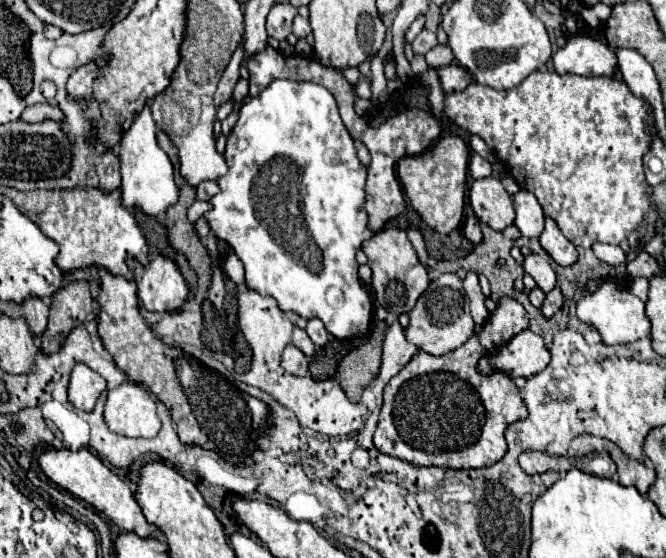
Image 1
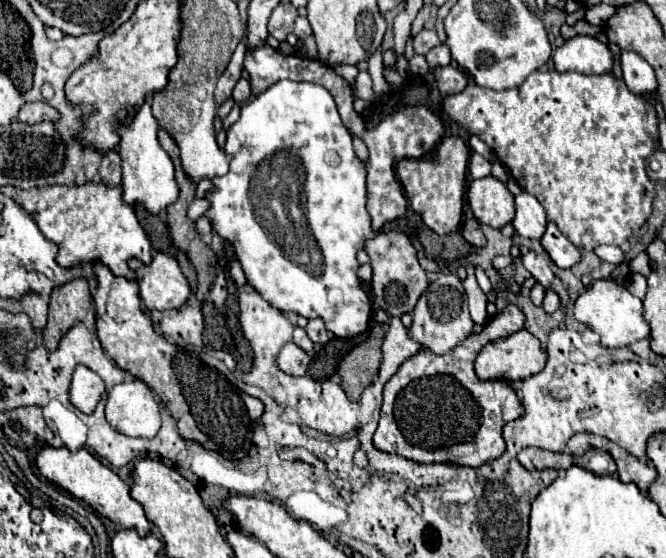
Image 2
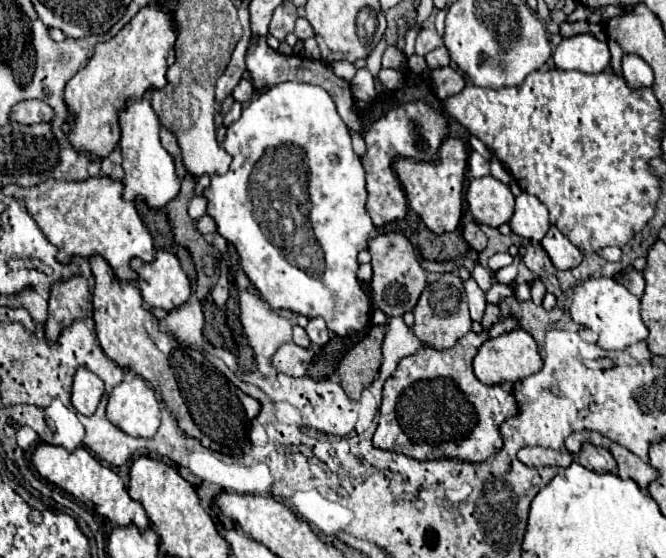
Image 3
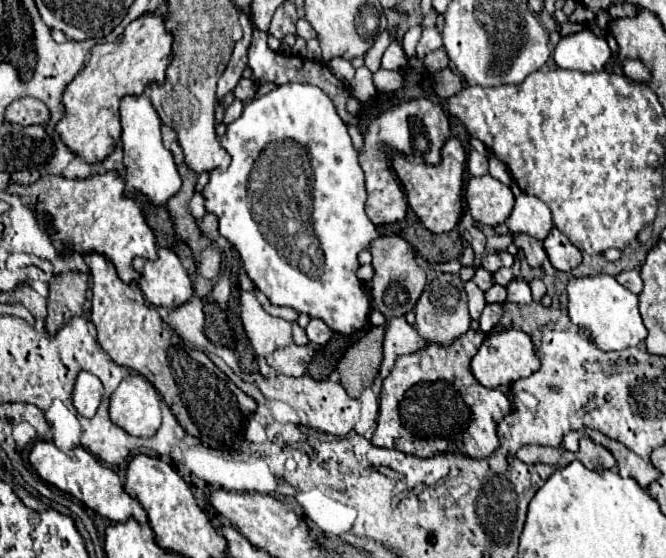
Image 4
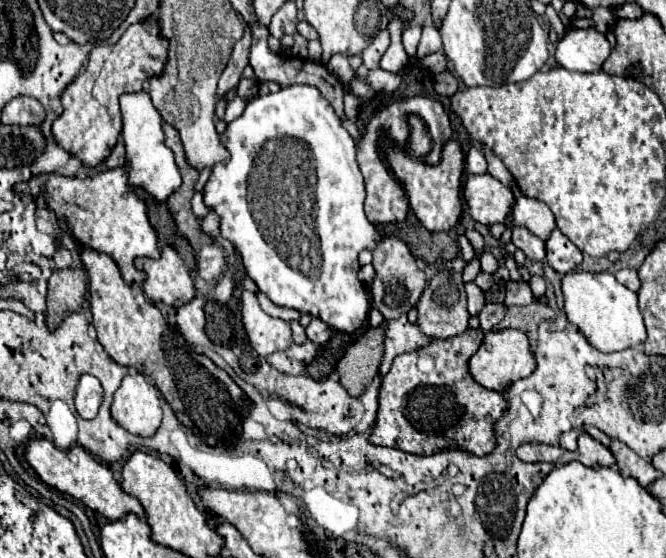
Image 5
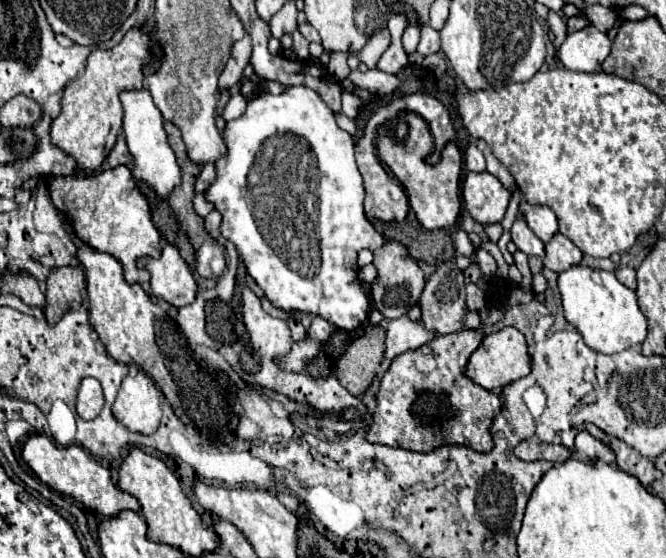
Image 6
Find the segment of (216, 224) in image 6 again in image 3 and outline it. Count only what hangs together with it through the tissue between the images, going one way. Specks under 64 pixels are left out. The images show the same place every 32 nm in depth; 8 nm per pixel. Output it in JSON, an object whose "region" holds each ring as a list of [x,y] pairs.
{"region":[[[202,216],[198,222],[196,222],[196,226],[198,226],[198,230],[204,234],[204,236],[212,236],[214,232],[216,232],[216,222],[214,222],[214,218],[212,216]]]}

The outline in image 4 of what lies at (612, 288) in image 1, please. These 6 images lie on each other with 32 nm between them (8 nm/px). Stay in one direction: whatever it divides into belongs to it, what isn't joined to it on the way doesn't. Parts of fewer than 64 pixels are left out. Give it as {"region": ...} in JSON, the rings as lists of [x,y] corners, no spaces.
{"region":[[[596,274],[596,276],[570,276],[566,282],[568,294],[568,316],[572,324],[590,332],[592,342],[604,350],[624,350],[630,346],[638,346],[646,340],[646,328],[642,324],[642,316],[638,312],[638,296],[632,294],[628,288],[616,282],[610,274]]]}

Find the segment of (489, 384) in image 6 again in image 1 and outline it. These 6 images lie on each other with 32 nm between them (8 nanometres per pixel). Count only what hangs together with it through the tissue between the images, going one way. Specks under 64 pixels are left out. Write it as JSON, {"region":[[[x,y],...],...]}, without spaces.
{"region":[[[522,330],[496,350],[486,352],[478,360],[478,372],[490,376],[494,372],[504,372],[512,378],[530,378],[546,368],[550,362],[550,352],[542,338],[530,330]]]}

